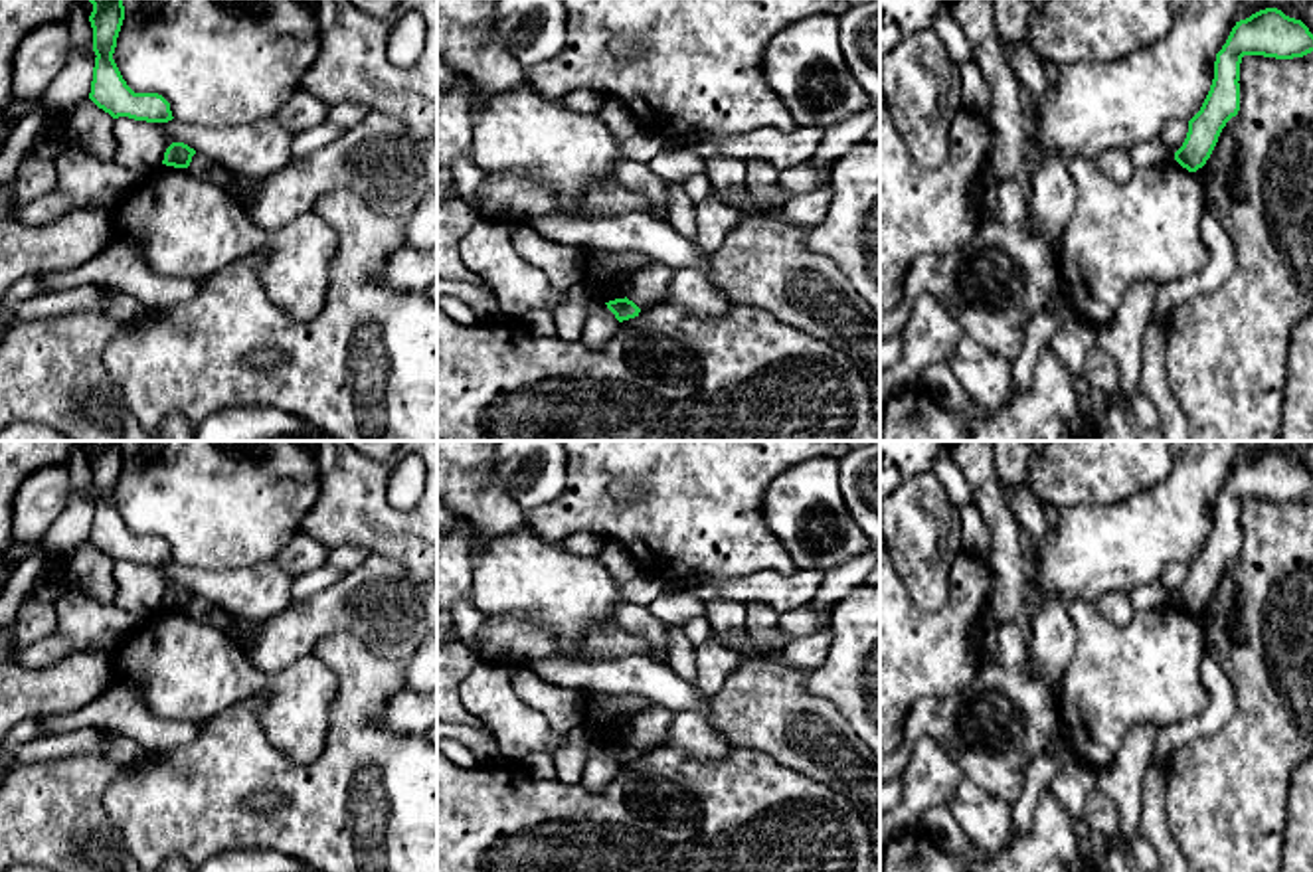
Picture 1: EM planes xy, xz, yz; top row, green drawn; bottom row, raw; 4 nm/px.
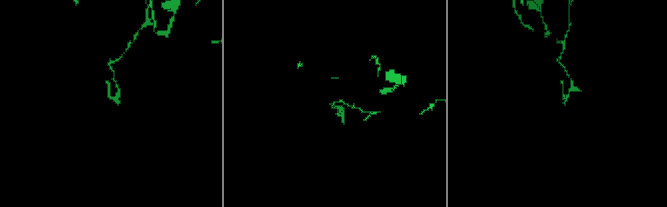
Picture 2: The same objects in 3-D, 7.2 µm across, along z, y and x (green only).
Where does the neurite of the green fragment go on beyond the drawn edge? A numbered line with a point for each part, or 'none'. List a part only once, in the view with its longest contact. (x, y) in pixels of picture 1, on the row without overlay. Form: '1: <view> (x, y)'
none

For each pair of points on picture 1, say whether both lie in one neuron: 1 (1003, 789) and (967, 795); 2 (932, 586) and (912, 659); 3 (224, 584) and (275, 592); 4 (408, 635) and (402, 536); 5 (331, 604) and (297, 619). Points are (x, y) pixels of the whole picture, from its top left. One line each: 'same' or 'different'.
1: different
2: different
3: same
4: different
5: same

